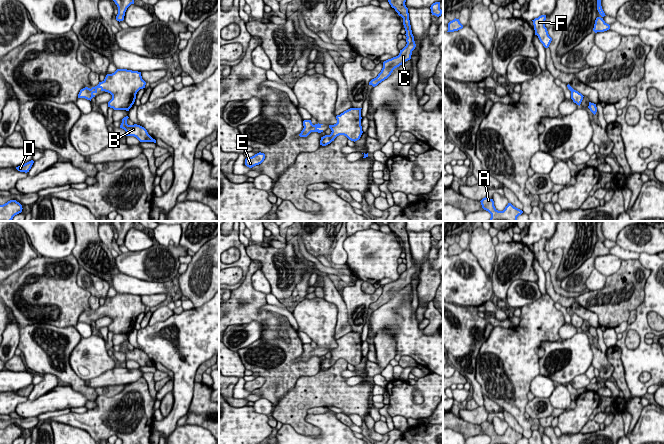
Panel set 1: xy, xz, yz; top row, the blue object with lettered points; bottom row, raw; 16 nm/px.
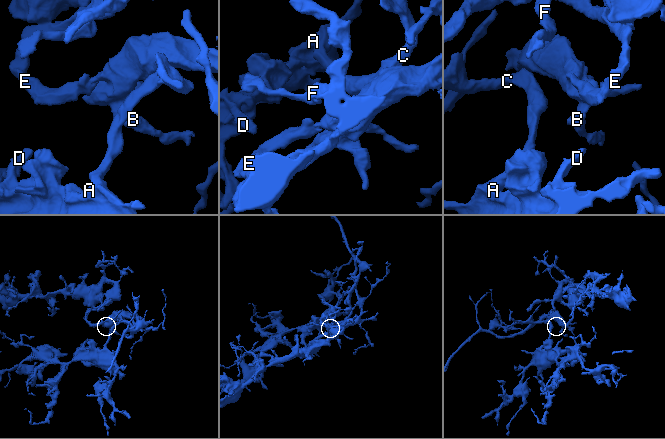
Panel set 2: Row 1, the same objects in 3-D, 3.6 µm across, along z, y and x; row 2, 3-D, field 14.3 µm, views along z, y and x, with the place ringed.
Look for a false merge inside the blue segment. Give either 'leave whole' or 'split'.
leave whole

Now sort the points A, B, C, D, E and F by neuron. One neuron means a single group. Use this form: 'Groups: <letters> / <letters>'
Groups: A B C D E F

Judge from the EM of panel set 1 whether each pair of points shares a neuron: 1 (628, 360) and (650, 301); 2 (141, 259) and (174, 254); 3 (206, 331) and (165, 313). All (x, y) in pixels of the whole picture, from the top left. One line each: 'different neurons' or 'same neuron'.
1: same neuron
2: same neuron
3: different neurons

